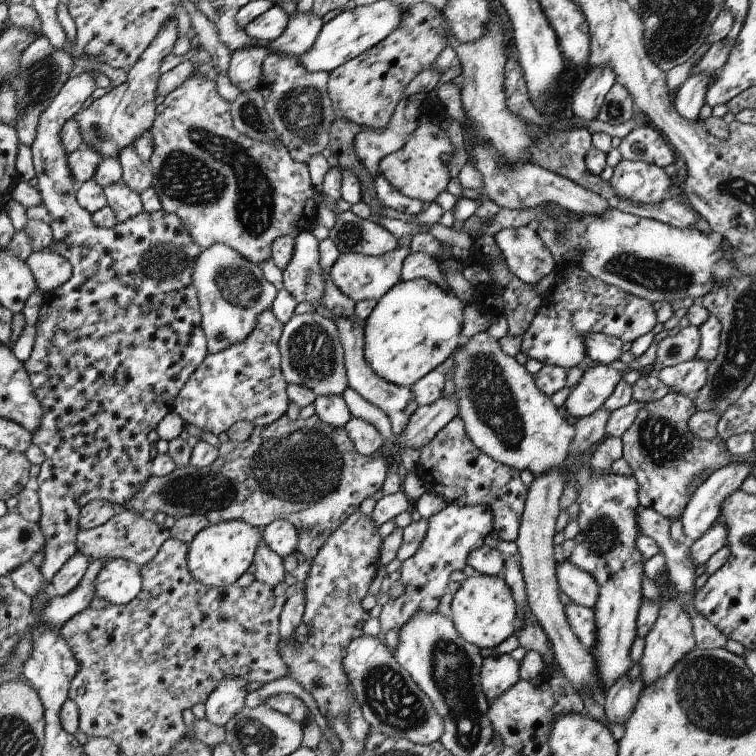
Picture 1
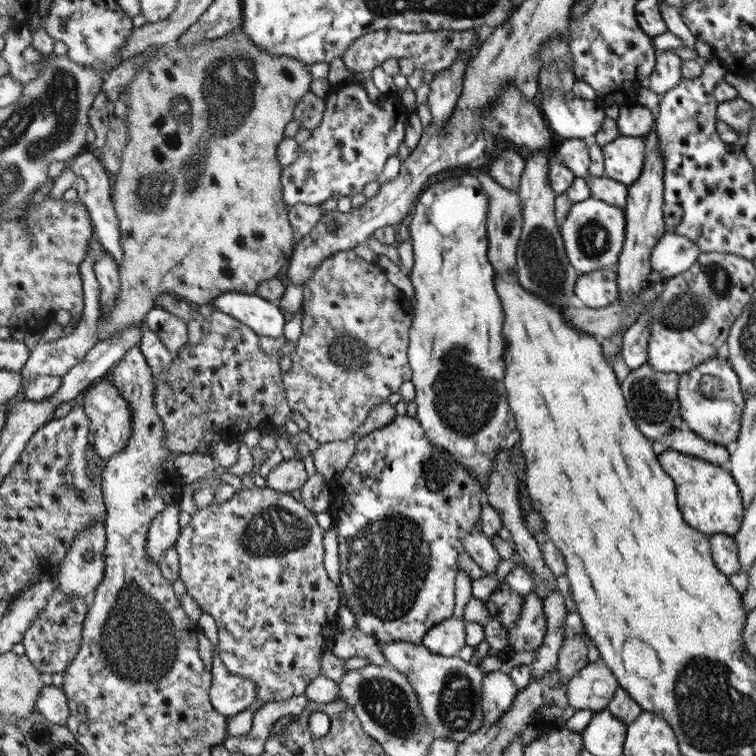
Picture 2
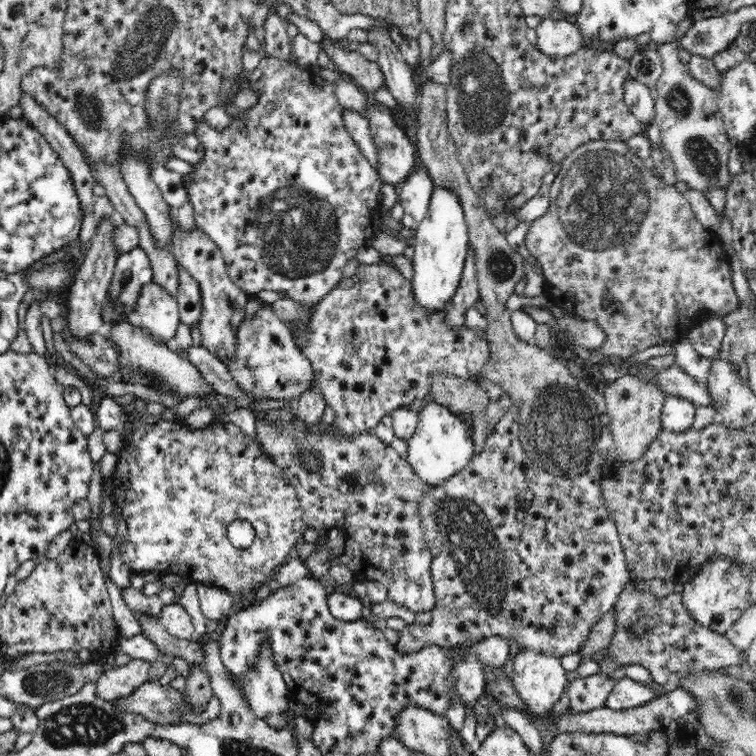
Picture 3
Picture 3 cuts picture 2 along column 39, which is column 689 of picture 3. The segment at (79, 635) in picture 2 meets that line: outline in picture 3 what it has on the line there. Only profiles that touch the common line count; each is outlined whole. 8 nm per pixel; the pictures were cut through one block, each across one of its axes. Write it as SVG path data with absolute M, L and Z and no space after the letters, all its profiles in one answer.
M630 572L630 584L625 586L614 604L616 631L612 643L607 647L610 657L598 661L602 674L610 674L624 665L640 664L649 670L655 682L664 685L673 672L712 670L746 663L746 651L734 645L726 636L699 625L691 617L683 605L682 592L673 591L664 596L660 606L660 600L648 591L644 581L640 584L641 581Z

